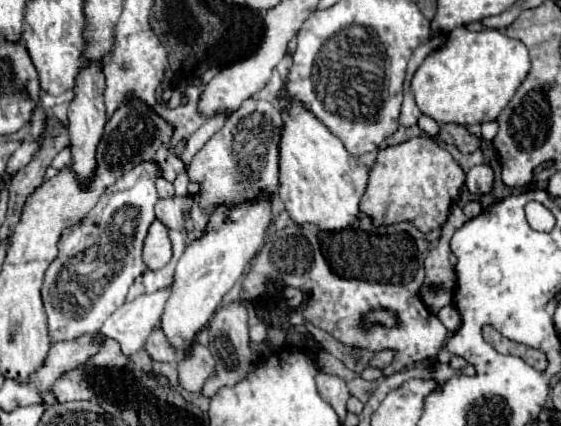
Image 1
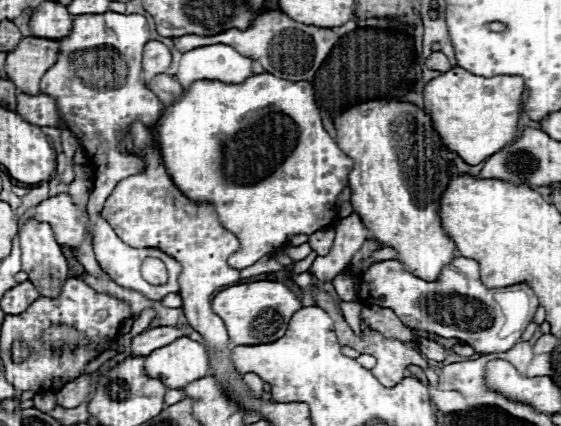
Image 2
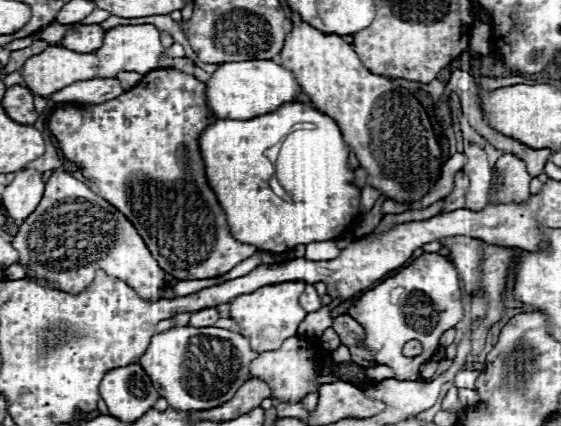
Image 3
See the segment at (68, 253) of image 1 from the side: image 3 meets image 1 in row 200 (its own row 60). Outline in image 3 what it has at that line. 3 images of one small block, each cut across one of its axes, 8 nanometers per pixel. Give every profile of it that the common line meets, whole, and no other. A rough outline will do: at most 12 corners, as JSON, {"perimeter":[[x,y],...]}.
{"perimeter":[[152,24],[110,28],[96,78],[146,76],[162,52]]}

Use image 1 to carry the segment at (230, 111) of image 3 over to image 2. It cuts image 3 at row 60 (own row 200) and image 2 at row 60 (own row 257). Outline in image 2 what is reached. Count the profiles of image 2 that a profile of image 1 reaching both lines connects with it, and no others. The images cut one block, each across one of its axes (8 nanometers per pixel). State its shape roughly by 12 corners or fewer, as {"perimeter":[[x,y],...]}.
{"perimeter":[[226,44],[182,54],[176,80],[242,84],[254,60]]}

